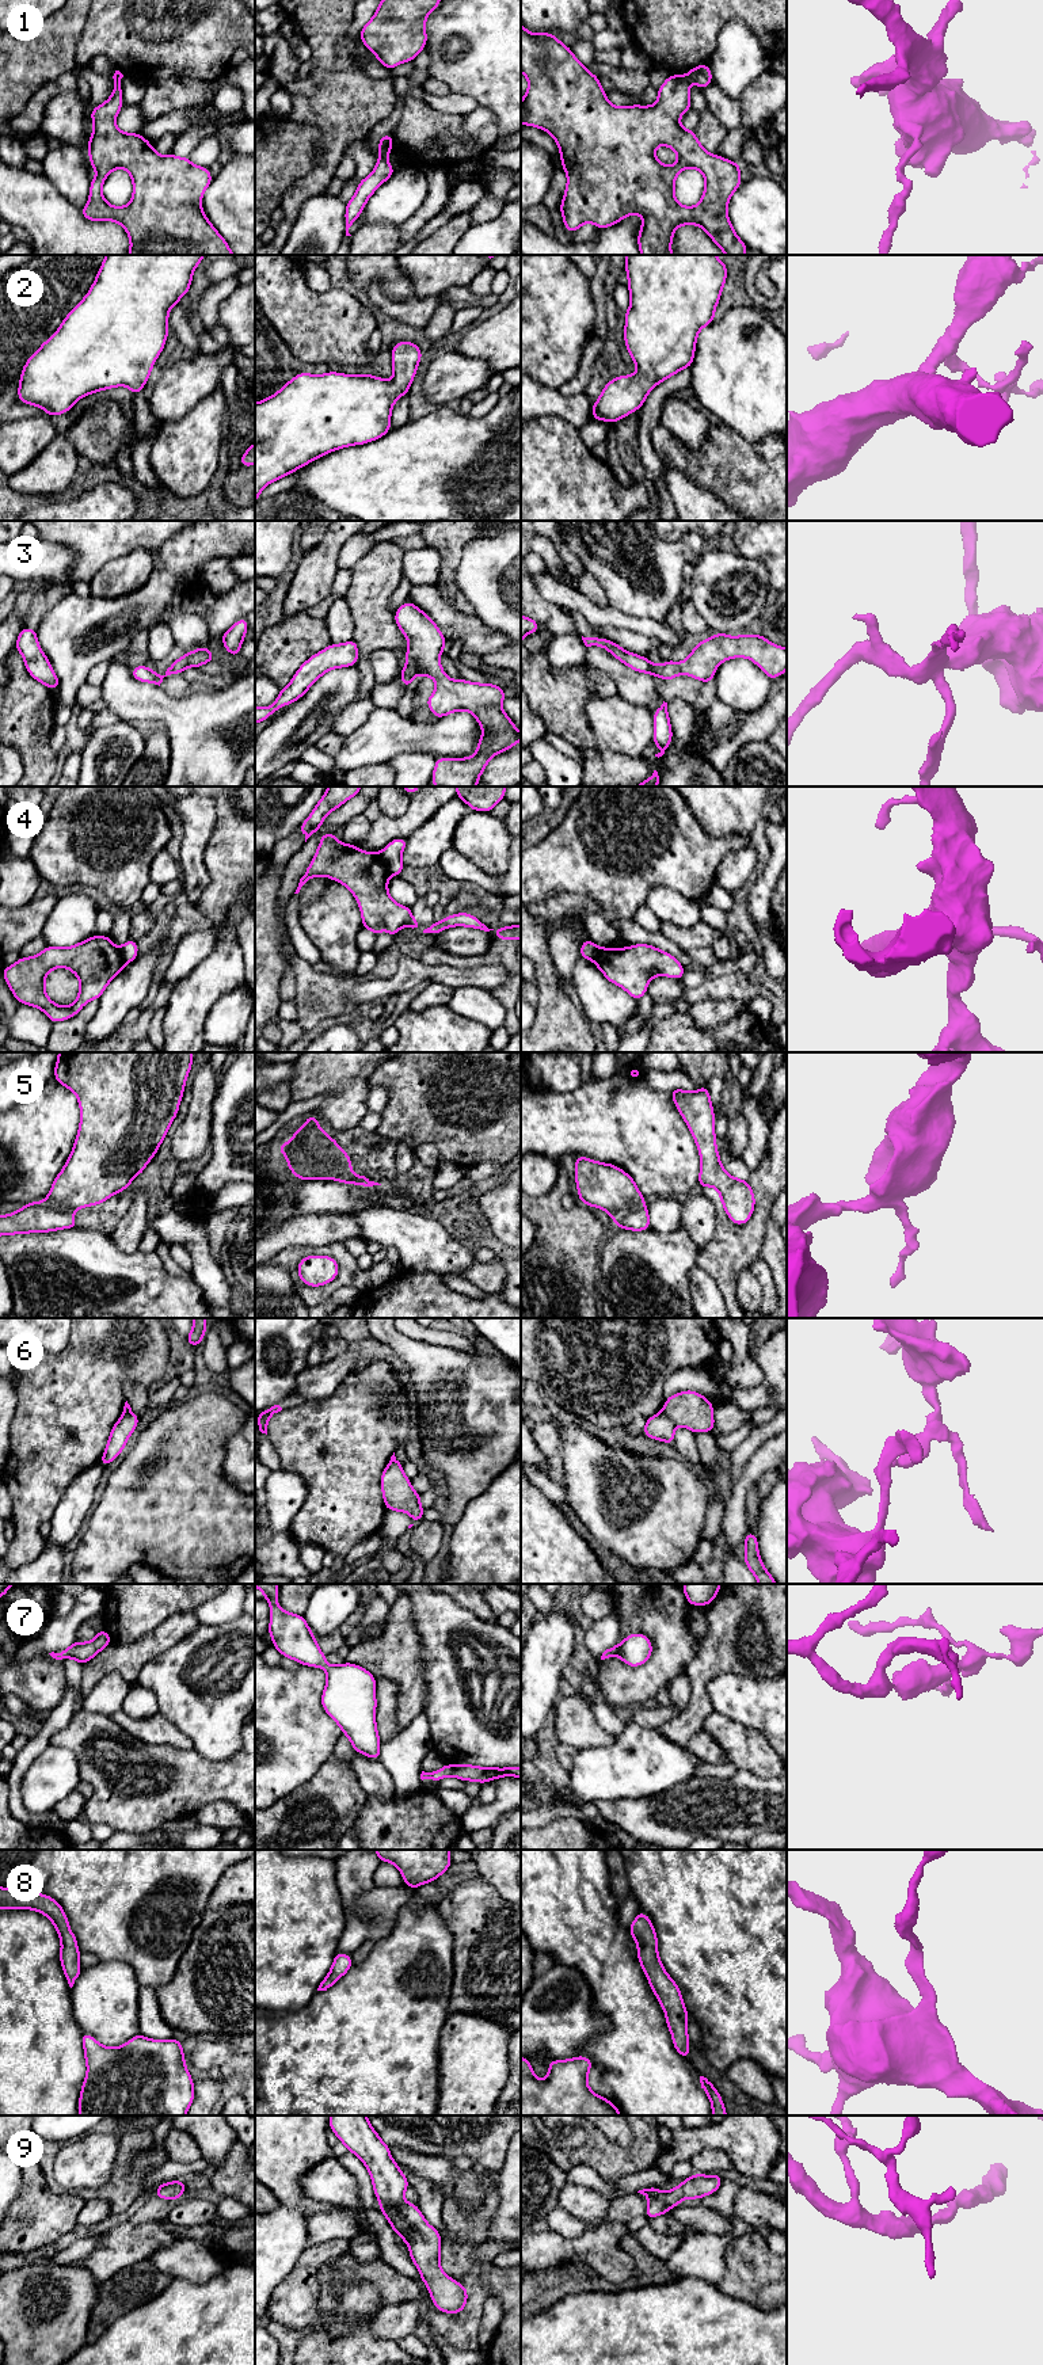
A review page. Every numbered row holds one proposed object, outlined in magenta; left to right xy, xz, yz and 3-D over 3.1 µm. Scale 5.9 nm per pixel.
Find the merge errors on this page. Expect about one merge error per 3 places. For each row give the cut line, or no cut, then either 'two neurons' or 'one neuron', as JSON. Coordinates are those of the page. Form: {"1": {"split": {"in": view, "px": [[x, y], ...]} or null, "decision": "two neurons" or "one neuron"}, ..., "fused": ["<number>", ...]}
{"1": {"split": {"in": "xz", "px": [[380, 155], [385, 156]]}, "decision": "two neurons"}, "2": {"split": null, "decision": "one neuron"}, "3": {"split": null, "decision": "one neuron"}, "4": {"split": {"in": "xz", "px": [[377, 853], [389, 873]]}, "decision": "two neurons"}, "5": {"split": {"in": "xz", "px": [[292, 1138], [339, 1177]]}, "decision": "two neurons"}, "6": {"split": {"in": "yz", "px": [[662, 1410], [676, 1424]]}, "decision": "two neurons"}, "7": {"split": null, "decision": "one neuron"}, "8": {"split": null, "decision": "one neuron"}, "9": {"split": null, "decision": "one neuron"}, "fused": ["1", "4", "5", "6"]}

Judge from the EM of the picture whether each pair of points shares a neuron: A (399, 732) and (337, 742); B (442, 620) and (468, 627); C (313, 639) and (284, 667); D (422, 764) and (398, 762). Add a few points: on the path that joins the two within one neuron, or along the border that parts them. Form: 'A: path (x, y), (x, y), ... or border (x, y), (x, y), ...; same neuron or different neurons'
A: border (346, 738), (342, 749), (334, 758); different neurons
B: path (449, 621), (461, 627); same neuron
C: path (307, 644), (290, 661); same neuron
D: path (417, 764), (403, 764); same neuron

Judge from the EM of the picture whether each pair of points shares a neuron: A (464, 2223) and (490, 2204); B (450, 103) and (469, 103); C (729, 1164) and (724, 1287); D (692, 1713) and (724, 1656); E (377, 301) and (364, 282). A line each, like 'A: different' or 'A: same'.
A: same
B: same
C: different
D: same
E: different

